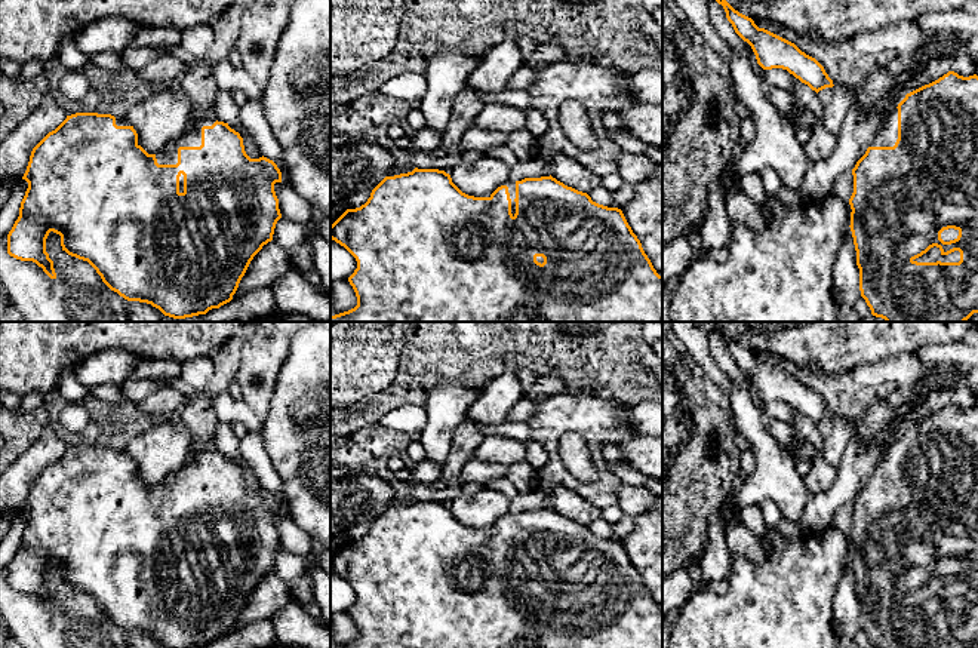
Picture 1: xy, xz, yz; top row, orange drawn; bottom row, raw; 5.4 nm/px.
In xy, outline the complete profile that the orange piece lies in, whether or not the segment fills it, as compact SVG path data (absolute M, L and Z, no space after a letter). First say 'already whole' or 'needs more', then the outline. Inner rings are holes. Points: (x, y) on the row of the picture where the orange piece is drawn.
needs more; M76 113L33 148L22 179L28 188L7 234L10 257L33 261L56 279L46 252L46 239L53 231L61 236L62 251L87 261L111 291L127 301L151 304L173 319L206 314L230 302L253 257L273 240L282 218L274 191L274 184L282 182L280 169L264 156L250 159L240 133L215 117L191 122L182 136L157 154L148 154L126 117Z

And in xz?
needs more; M418 169L385 176L370 193L365 205L347 209L332 225L330 239L344 246L357 261L348 277L357 305L330 316L330 322L662 322L662 276L656 273L618 208L608 208L591 200L587 193L565 185L556 178L507 179L488 197L462 193L449 173L439 169Z

